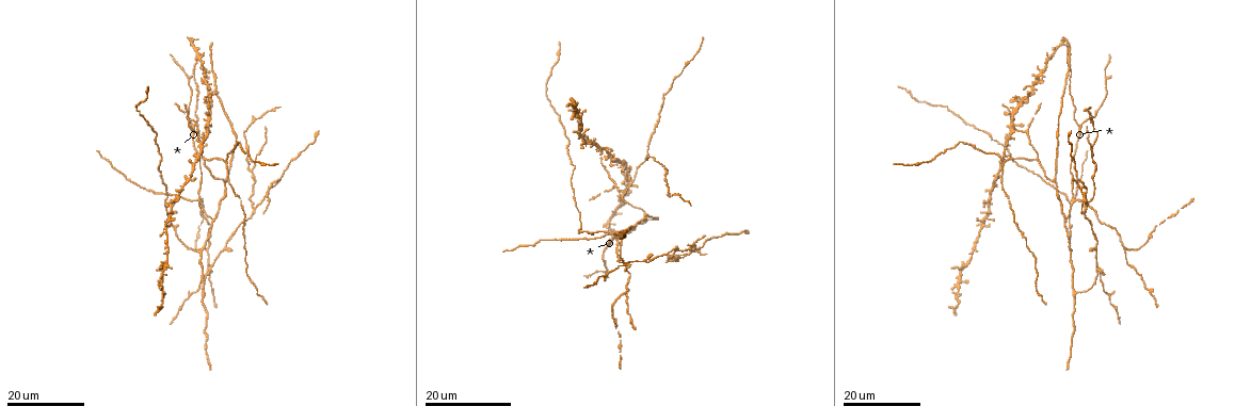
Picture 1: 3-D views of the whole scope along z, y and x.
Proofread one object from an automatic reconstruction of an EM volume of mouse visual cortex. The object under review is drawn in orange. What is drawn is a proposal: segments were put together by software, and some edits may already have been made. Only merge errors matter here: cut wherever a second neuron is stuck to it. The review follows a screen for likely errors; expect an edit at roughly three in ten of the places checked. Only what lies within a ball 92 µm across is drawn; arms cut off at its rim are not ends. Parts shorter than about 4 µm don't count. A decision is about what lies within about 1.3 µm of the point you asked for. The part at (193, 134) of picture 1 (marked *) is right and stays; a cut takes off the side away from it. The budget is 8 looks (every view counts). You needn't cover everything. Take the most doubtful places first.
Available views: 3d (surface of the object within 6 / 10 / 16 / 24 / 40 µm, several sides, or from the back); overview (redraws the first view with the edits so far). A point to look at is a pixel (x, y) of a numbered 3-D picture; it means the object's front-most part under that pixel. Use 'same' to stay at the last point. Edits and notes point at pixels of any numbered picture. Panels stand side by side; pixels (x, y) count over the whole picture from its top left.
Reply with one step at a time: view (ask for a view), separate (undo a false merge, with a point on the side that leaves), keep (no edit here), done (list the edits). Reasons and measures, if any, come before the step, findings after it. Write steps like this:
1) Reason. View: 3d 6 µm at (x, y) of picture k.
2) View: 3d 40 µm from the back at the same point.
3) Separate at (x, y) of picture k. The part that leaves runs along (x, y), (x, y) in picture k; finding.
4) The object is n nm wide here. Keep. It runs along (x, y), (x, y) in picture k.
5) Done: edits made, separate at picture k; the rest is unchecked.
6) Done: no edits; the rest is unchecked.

Four-way junction. View: 3d 16 µm at (1076, 200) of picture 1.

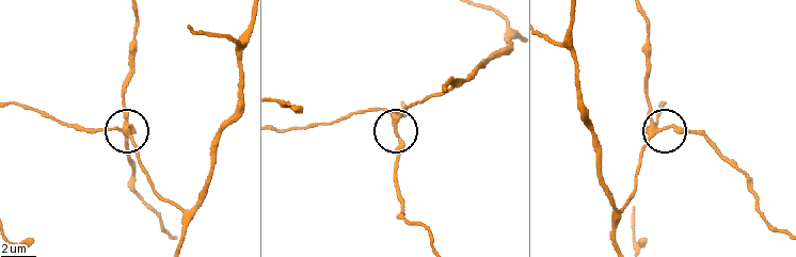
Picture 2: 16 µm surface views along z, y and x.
View: 3d 10 µm at (663, 131) of picture 2.

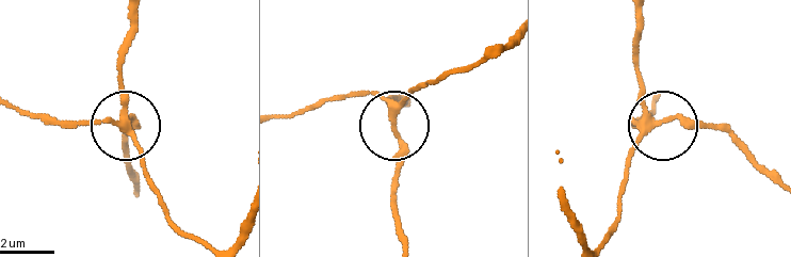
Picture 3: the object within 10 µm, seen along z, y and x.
The object is 240 nm wide here. Keep. It runs along (634, 13), (634, 67), (648, 109), (662, 121), (722, 123) in picture 3; continuous, no second neuron.

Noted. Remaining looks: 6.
View: 3d 24 µm at (1084, 194) of picture 1.

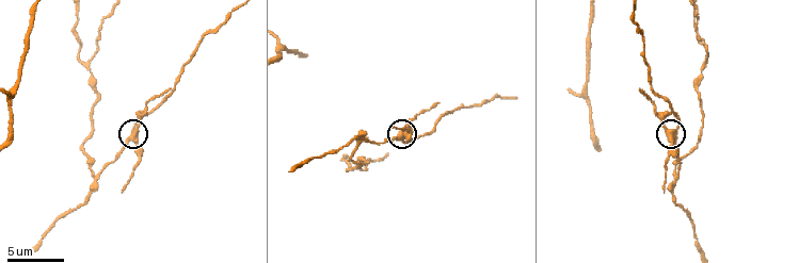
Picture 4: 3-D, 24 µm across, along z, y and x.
View: 3d 10 µm at (137, 140) of picture 4.

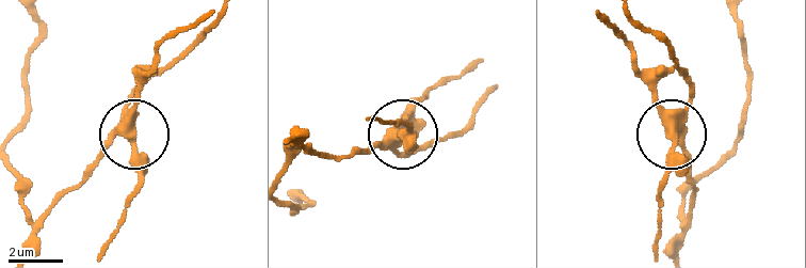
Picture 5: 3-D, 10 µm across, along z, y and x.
The object is 370 nm wide here. Separate at (145, 158) of picture 5. A second neuron is stuck on.

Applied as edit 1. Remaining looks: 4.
View: overview.

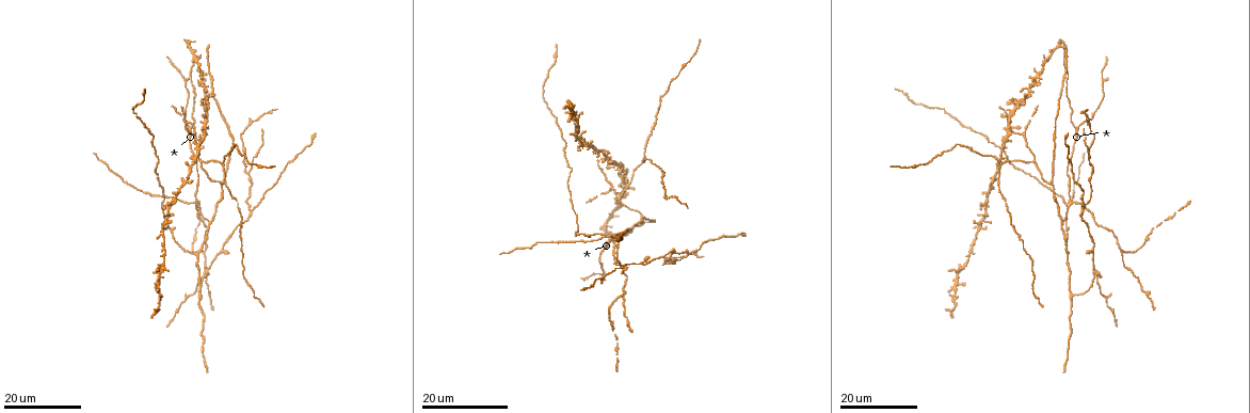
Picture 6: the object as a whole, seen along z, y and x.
Three arms meet. View: 3d 24 µm at (252, 208) of picture 6.

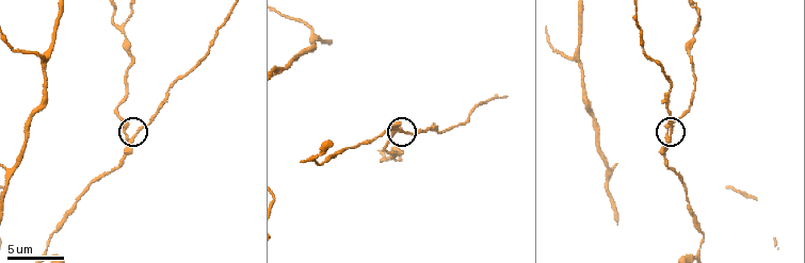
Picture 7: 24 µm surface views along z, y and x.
View: 3d 10 µm at (133, 140) of picture 7.

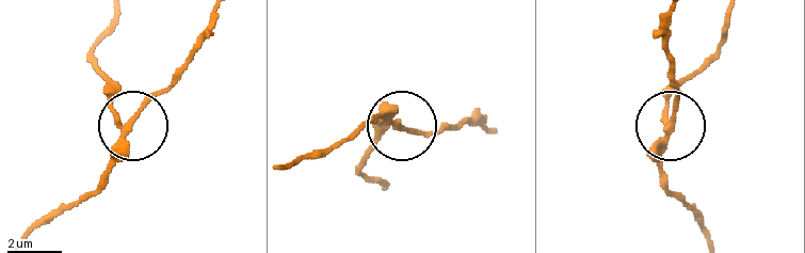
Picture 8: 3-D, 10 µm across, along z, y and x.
The object is 180 nm wide here. Separate at (111, 106) of picture 8. The part that leaves runs along (119, 147), (119, 122), (96, 60), (112, 12) in picture 8; two neurons meet here.

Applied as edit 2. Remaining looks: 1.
Two arms in line, one across. View: 3d 10 µm at (610, 172) of picture 7.

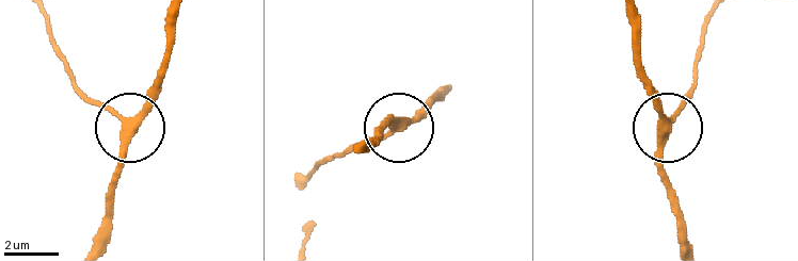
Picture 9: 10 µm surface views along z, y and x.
Keep. It runs along (708, 17), (695, 85), (671, 123), (644, 81) in picture 9; continuous, no second neuron.

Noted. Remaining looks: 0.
Done: edits made, separate at picture 5, separate at picture 8; the rest is unchecked.

